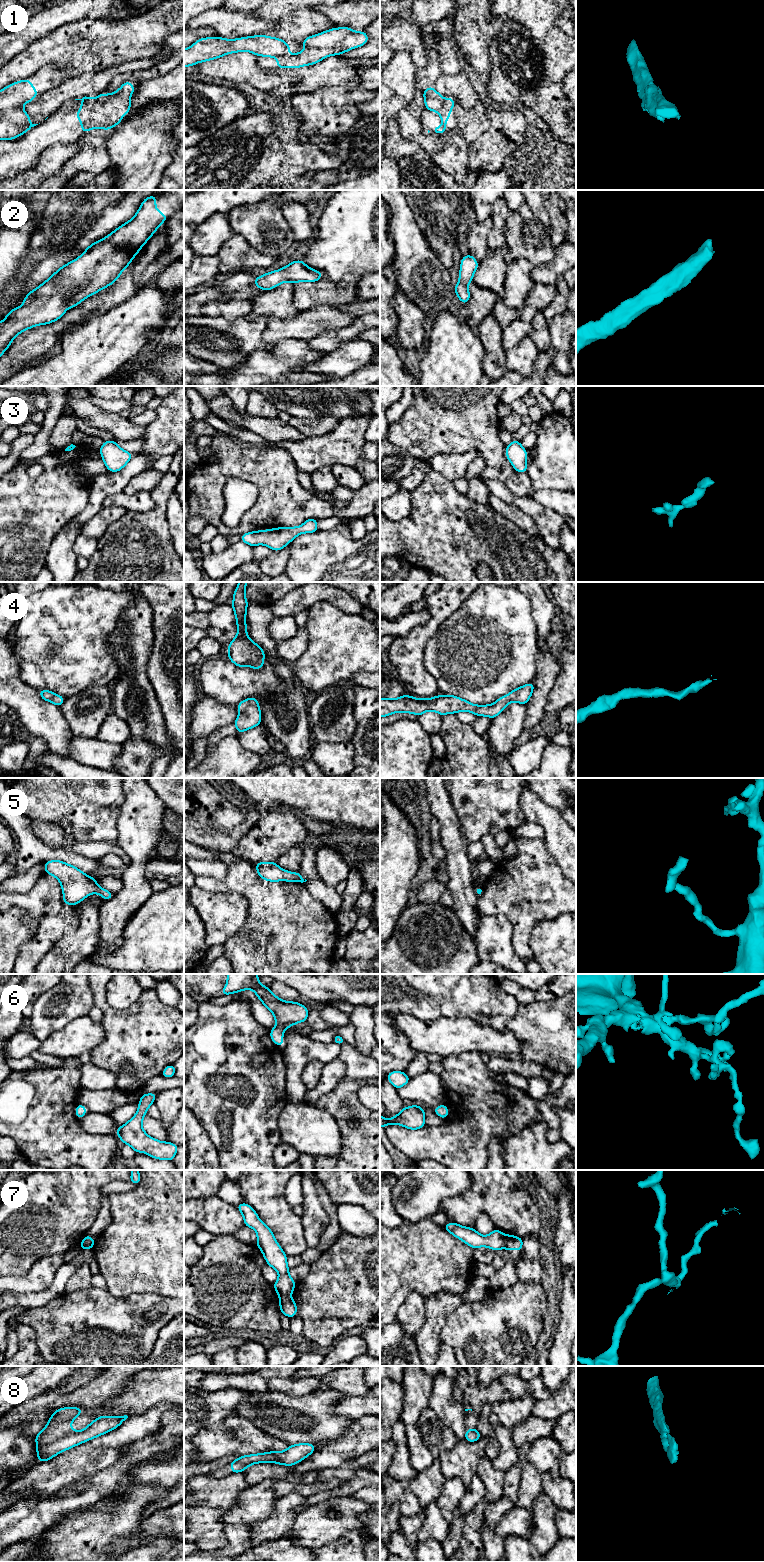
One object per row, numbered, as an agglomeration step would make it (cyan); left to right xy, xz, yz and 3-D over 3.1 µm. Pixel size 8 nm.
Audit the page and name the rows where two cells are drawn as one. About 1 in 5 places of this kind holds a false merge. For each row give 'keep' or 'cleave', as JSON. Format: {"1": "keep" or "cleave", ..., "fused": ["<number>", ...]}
{"1": "cleave", "2": "keep", "3": "keep", "4": "keep", "5": "keep", "6": "keep", "7": "cleave", "8": "keep", "fused": ["1", "7"]}

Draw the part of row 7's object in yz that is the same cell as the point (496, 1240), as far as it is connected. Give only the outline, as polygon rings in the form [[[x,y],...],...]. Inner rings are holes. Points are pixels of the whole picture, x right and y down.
[[[450,1222],[443,1228],[473,1249],[484,1246],[498,1251],[506,1246],[506,1235],[498,1229],[494,1229],[487,1236],[482,1236],[475,1228],[464,1227],[455,1222]]]

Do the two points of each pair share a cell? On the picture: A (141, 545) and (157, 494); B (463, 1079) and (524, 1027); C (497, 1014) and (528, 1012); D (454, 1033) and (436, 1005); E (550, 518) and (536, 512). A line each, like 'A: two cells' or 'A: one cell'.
A: one cell
B: two cells
C: two cells
D: two cells
E: one cell

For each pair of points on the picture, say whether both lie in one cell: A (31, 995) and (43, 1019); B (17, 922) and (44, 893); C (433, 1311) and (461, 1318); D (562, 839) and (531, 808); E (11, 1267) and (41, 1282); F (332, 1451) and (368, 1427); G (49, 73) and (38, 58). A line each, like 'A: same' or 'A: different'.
A: different
B: different
C: different
D: same
E: different
F: same
G: different

